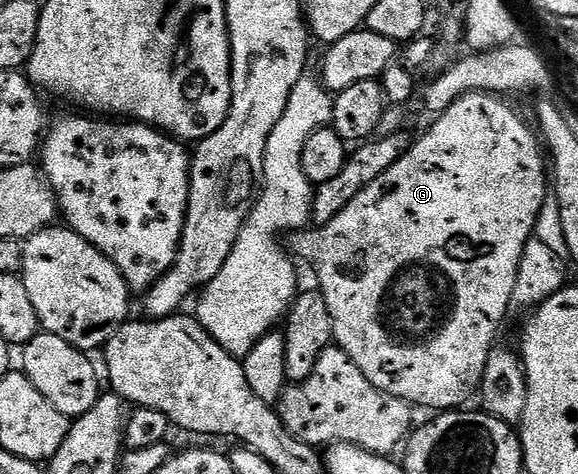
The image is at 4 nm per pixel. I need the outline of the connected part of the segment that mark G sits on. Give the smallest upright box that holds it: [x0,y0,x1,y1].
[287,93,551,412]

